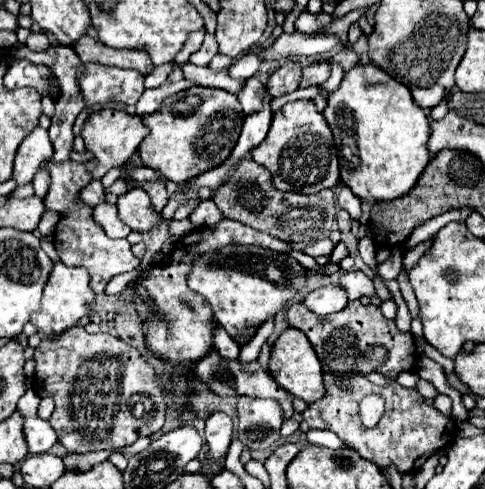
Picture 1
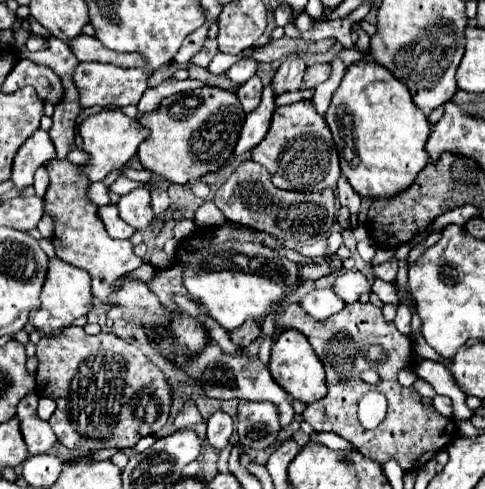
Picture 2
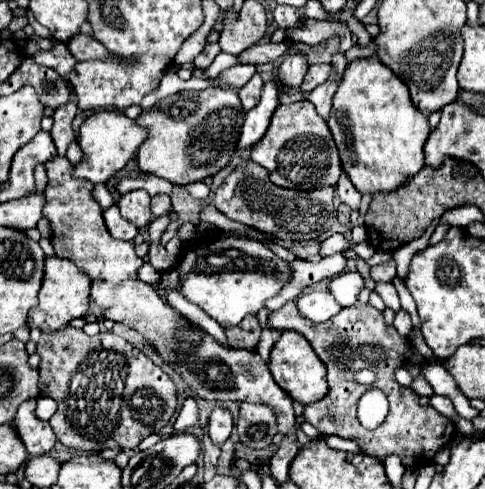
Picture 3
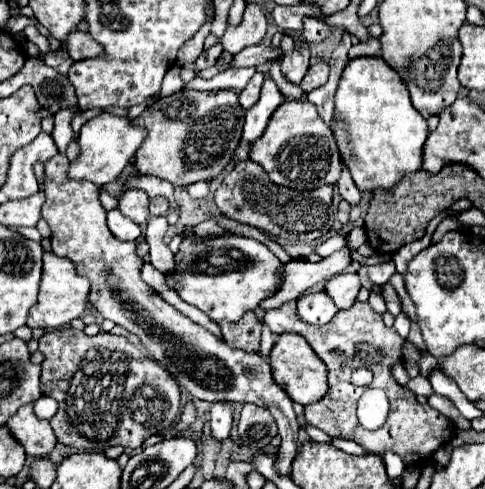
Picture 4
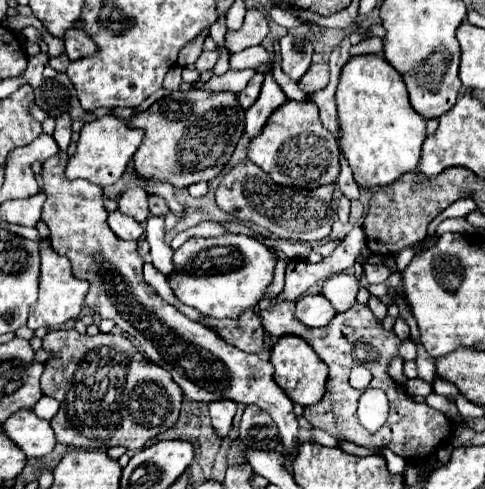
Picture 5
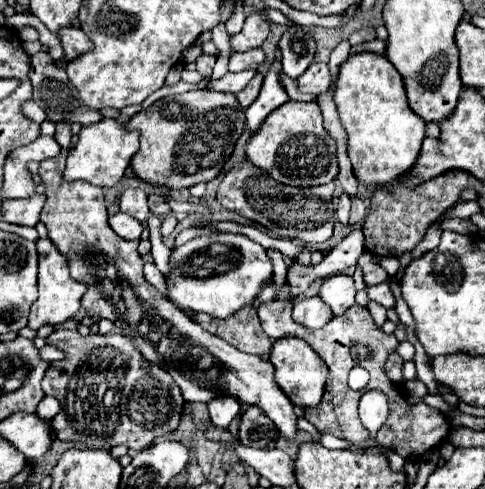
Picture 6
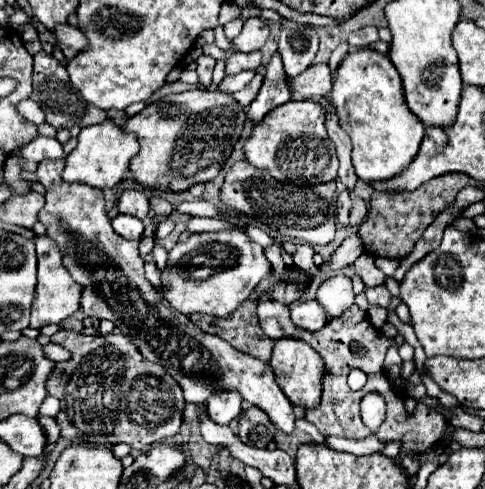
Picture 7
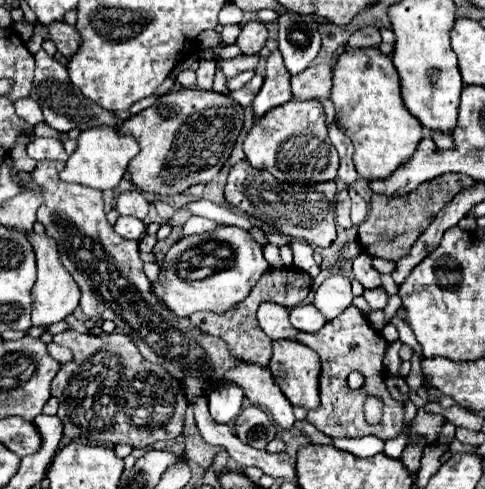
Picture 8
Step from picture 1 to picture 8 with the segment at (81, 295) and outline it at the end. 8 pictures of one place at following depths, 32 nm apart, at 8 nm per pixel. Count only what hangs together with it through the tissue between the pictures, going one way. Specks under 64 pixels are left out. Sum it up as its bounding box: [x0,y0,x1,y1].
[30,234,80,326]

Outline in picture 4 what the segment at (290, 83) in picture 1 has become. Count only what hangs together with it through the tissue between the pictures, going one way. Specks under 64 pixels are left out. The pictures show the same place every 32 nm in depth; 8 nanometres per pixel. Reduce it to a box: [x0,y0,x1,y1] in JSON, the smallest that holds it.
[282,36,308,84]

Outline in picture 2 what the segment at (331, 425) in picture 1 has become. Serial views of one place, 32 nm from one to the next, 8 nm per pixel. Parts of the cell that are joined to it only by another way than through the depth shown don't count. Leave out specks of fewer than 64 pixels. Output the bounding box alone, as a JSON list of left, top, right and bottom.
[276,302,456,470]

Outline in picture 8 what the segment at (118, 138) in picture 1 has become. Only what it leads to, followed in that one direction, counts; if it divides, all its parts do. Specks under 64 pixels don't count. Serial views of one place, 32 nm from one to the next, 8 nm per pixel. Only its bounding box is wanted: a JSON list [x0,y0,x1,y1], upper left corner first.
[60,126,140,190]

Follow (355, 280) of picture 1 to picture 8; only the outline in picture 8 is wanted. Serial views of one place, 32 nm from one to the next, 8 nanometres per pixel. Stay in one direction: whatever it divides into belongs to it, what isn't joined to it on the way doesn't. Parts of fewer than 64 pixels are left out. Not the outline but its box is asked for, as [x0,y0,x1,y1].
[314,274,354,320]

